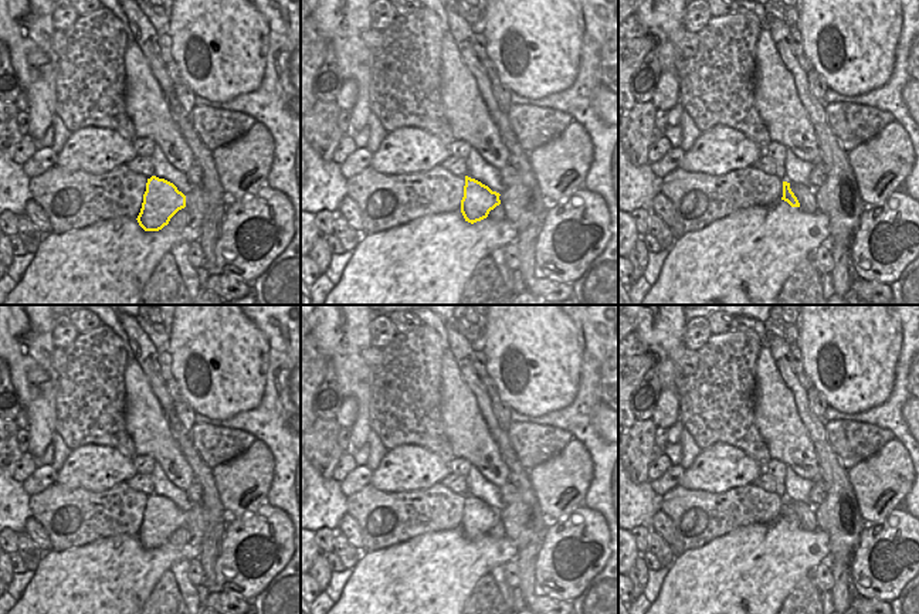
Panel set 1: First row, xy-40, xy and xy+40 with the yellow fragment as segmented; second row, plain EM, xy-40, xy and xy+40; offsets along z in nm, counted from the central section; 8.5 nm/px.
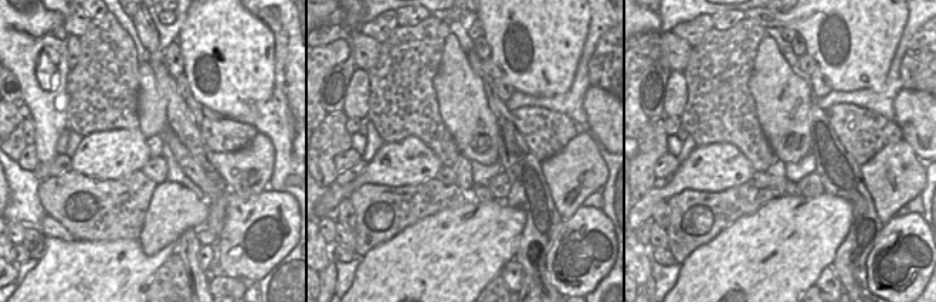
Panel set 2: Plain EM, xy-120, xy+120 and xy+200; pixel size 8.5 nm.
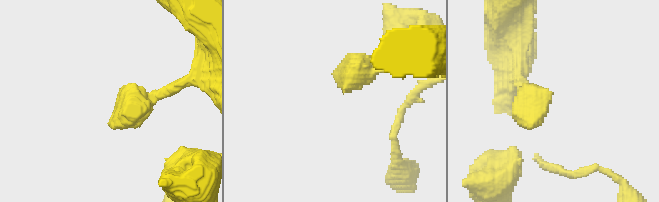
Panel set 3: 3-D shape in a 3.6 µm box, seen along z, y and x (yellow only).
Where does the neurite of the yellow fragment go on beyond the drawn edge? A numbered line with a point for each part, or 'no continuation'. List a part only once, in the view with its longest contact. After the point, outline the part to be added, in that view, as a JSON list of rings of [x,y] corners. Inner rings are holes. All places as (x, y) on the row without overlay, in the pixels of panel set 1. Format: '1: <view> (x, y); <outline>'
no continuation

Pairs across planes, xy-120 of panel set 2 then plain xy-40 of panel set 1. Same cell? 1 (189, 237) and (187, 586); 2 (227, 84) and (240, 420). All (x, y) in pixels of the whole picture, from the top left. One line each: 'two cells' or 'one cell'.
1: one cell
2: two cells

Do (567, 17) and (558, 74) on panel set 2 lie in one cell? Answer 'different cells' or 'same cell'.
same cell

